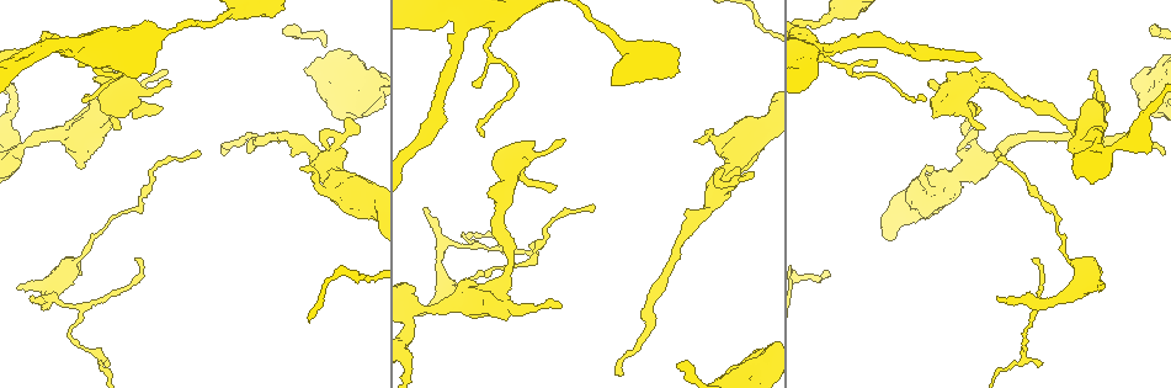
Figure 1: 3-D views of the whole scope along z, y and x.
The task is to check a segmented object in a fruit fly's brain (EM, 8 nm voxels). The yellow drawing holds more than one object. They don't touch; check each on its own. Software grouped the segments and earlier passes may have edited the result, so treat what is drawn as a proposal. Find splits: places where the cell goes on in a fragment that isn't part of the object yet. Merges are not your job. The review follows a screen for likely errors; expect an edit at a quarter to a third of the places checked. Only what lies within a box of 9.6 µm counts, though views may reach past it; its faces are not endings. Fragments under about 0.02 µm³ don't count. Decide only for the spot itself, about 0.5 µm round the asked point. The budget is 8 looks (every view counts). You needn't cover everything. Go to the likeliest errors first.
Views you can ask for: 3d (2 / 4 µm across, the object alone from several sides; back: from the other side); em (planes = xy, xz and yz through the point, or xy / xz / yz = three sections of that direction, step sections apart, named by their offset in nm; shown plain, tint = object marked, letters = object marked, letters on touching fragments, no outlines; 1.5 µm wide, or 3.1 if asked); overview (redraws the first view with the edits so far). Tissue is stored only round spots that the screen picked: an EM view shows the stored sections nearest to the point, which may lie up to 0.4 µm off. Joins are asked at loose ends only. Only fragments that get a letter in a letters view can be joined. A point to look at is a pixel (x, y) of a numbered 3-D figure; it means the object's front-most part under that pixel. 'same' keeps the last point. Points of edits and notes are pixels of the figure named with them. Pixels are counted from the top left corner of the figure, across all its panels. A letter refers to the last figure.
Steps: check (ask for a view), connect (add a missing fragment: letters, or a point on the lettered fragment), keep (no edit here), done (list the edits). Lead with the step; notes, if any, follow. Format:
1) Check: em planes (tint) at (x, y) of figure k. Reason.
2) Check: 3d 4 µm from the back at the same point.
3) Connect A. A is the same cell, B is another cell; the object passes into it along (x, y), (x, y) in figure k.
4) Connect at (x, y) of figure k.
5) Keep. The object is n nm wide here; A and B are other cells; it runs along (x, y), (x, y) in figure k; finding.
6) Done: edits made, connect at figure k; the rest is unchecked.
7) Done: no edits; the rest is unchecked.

Check: 3d 2 µm at (997, 297) of figure 1. Branch stops here.

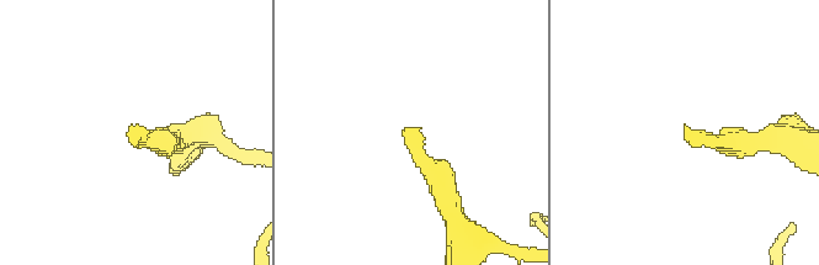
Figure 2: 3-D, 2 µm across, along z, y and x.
Check: em planes (letters) at (130, 131) of figure 2. Shape alone is not enough.

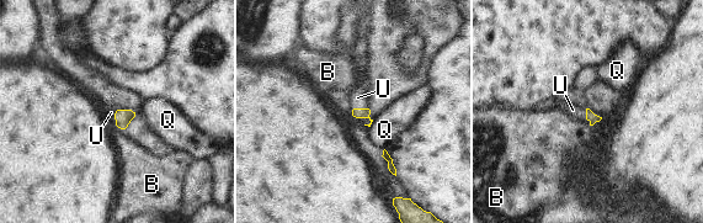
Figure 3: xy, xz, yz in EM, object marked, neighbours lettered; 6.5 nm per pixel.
Connect U. U is the same cell, B and Q are other cells; the object passes into it along (356, 112), (360, 117), (357, 97) in figure 3; the cell continues.

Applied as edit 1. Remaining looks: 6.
Check: em xz step 4 (letters) at (1095, 69) of figure 1. Branch stops here.

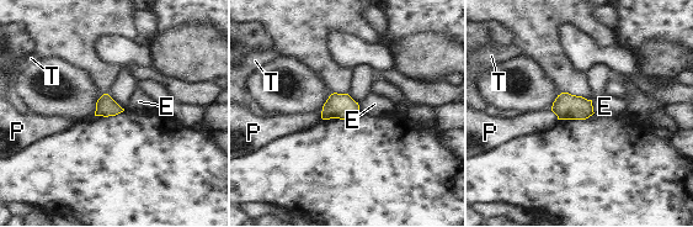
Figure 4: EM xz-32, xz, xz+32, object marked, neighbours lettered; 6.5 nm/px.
Check: em xy step 8 (letters) at the same point.

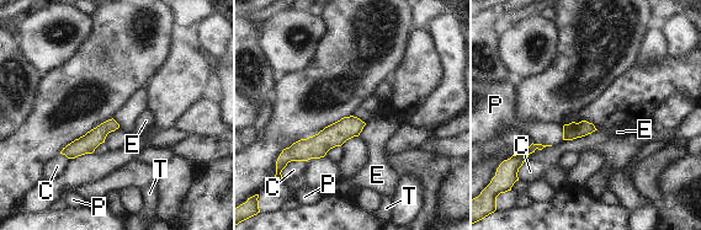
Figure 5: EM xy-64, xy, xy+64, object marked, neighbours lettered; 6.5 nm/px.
Keep. C, E, P and T are other cells; it runs along (360, 124), (317, 146), (290, 154) in figure 5; none of them fits.

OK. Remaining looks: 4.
Check: 3d 2 µm at (978, 107) of figure 1. An open end.

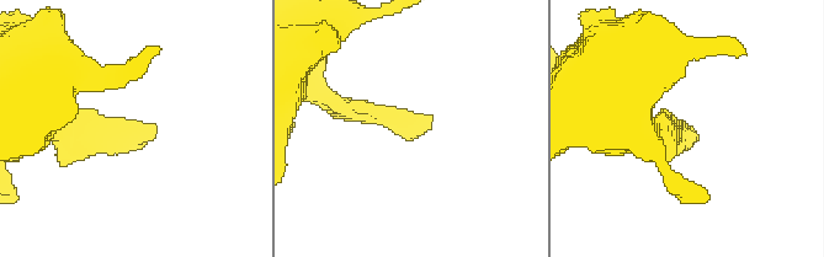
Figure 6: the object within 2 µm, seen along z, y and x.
Check: em planes (plain) at (152, 126) of figure 6. Now the EM.

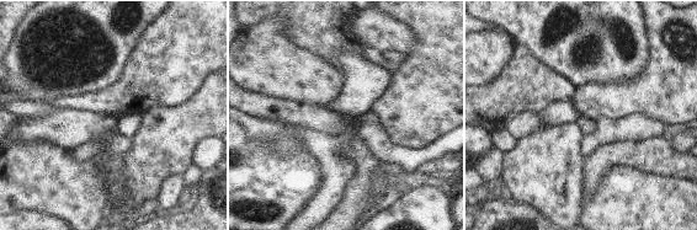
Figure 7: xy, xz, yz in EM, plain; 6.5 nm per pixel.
Check: em planes (letters) at the same point. What lies round it.

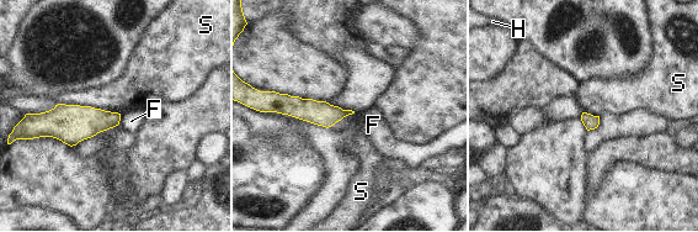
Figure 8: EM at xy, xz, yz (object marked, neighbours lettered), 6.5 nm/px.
Keep. The longest contact is with S, 420 nm; F, H and S are other cells; a border runs along (58, 103), (90, 105), (120, 114) in figure 8; no lettered fragment goes on from it.

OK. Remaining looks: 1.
Check: em yz step 8 (letters) at (502, 254) of figure 1. Branch stops here.

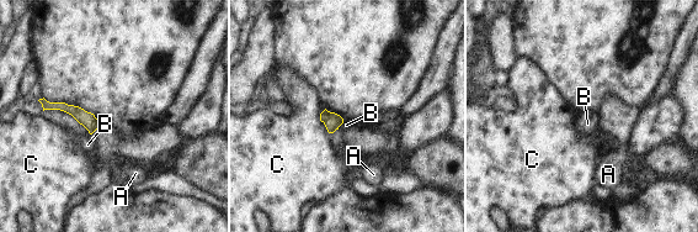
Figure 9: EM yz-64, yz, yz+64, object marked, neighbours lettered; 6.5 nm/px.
Keep. A, B and C are other cells; a border runs along (344, 121), (331, 133) in figure 9; none of them fits.

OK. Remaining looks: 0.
Done: edits made, connect at figure 3; the rest is unchecked.

